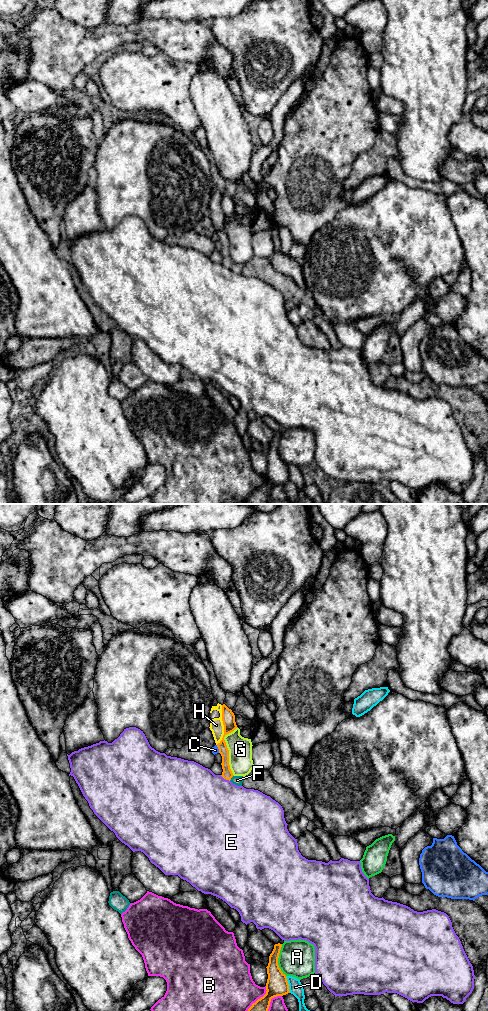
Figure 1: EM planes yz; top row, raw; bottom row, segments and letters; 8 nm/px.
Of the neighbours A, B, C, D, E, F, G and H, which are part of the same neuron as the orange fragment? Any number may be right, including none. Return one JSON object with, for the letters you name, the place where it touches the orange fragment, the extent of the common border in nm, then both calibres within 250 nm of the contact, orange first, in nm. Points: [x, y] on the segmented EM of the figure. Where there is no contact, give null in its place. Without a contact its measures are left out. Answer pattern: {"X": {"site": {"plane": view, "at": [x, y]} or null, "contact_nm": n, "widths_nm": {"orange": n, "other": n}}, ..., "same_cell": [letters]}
{"same_cell": []}

